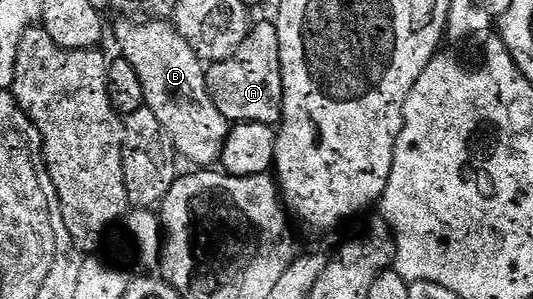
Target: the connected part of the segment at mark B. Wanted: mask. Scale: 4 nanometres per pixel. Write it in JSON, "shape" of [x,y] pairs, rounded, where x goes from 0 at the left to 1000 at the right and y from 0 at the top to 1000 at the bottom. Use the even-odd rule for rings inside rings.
{"shape":[[[227,70],[220,90],[220,144],[227,154],[225,194],[235,197],[253,231],[268,284],[272,355],[298,391],[306,431],[321,458],[334,522],[370,565],[392,565],[413,535],[418,492],[430,458],[432,408],[402,351],[392,318],[385,244],[386,214],[377,207],[343,137],[323,74],[257,77],[265,70]]]}

